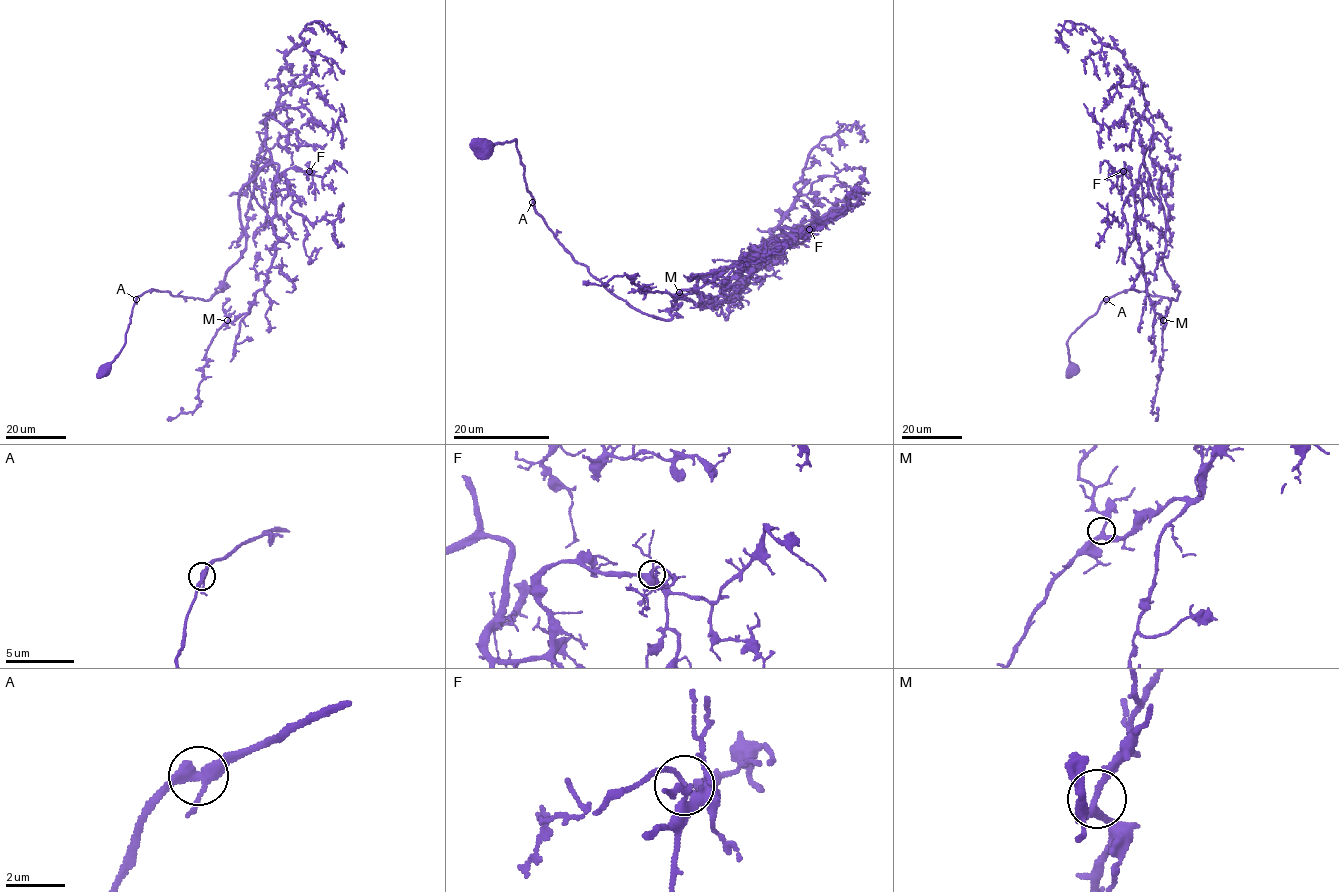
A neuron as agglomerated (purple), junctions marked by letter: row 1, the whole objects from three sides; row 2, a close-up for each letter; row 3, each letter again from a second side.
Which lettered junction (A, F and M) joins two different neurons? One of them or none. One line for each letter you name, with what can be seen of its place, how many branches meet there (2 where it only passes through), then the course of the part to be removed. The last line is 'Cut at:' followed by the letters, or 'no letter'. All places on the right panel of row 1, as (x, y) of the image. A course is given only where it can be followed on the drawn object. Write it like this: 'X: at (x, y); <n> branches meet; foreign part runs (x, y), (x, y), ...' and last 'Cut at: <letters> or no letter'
Cut at: no letter

